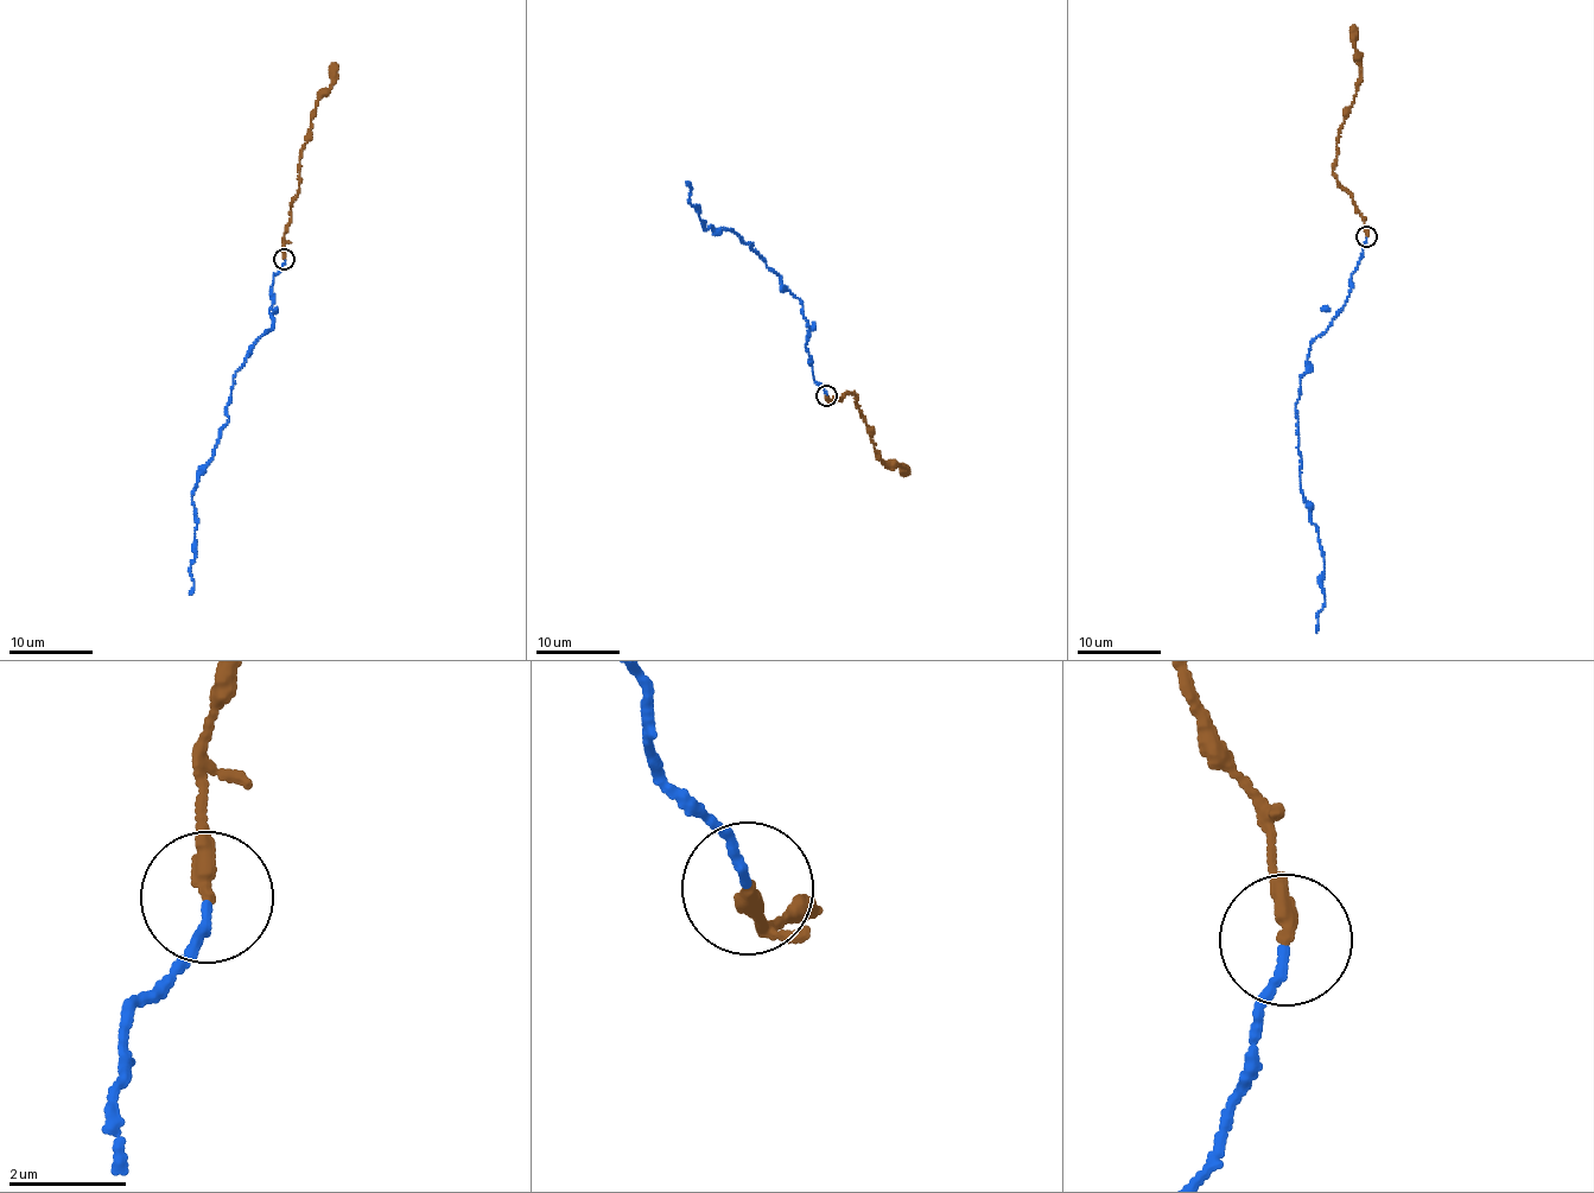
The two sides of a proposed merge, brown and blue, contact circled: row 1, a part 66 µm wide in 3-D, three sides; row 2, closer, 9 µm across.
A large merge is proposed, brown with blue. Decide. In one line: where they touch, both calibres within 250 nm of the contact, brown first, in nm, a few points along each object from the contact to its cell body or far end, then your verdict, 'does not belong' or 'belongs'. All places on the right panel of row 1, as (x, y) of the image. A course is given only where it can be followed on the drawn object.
place (1366, 236); calibres 280 and 140 nm; course brown (1366, 236), (1361, 214), (1332, 173), (1338, 129), (1354, 100), (1359, 71), (1352, 25); course blue (1366, 238), (1345, 305), (1310, 346), (1295, 406), (1300, 489), (1323, 562), (1325, 605), (1316, 633); does not belong

